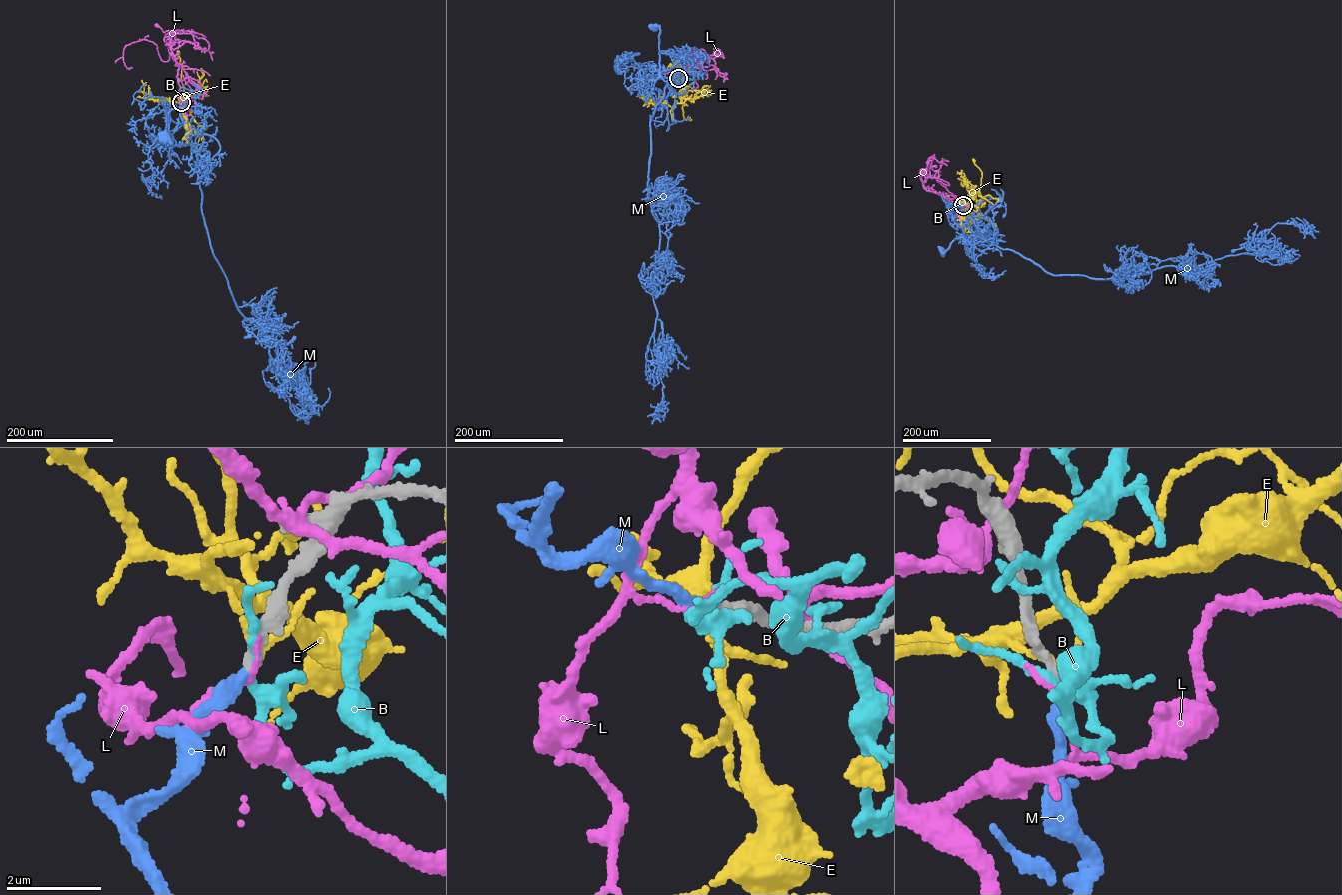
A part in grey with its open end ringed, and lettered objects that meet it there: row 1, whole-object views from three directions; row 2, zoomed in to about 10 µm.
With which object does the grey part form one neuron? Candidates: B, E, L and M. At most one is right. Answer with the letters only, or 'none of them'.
M

